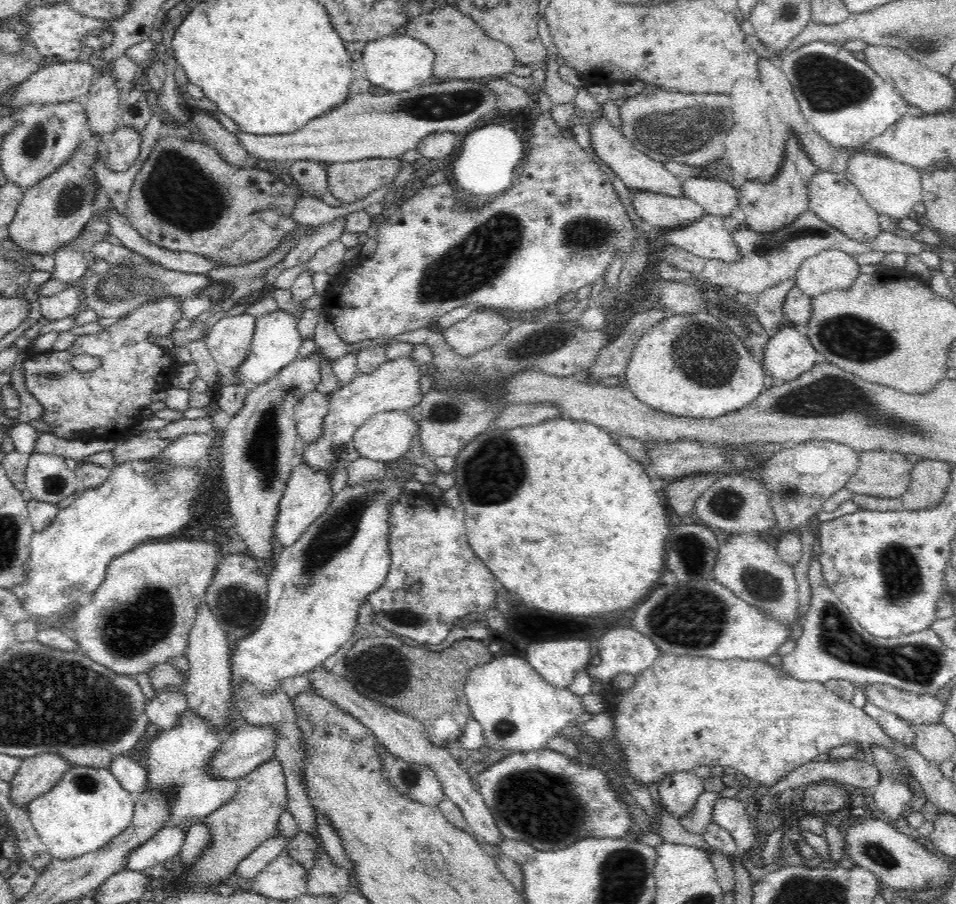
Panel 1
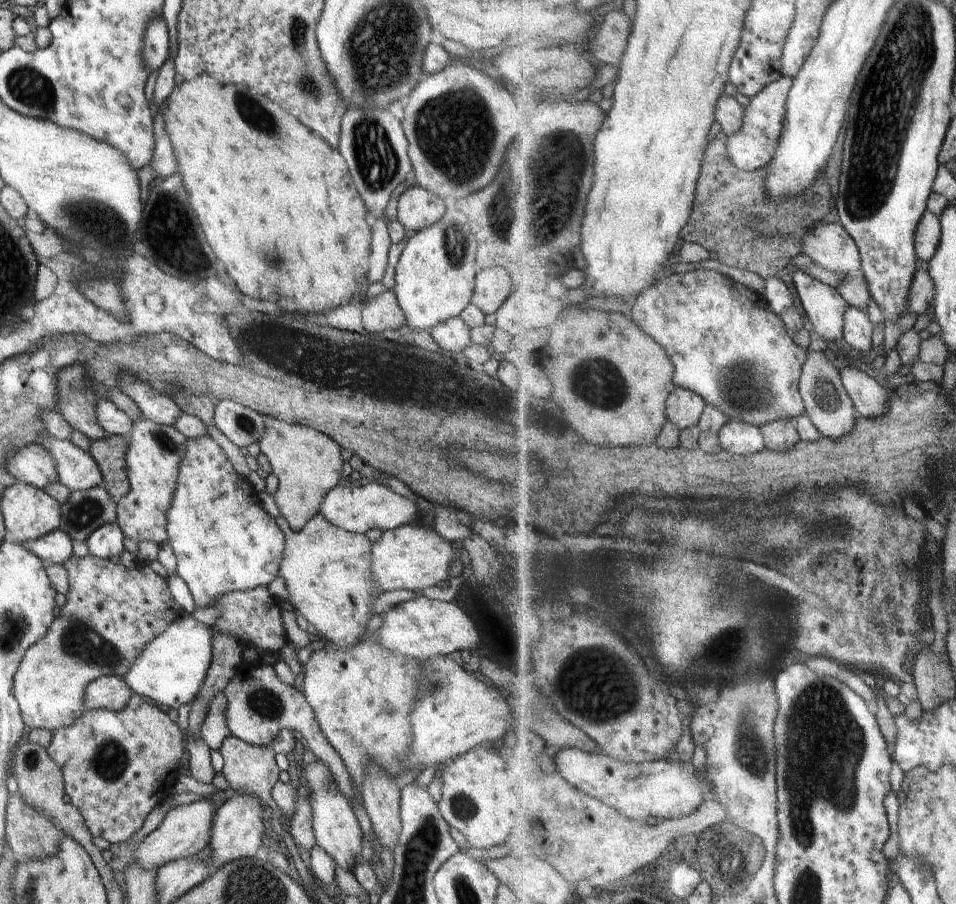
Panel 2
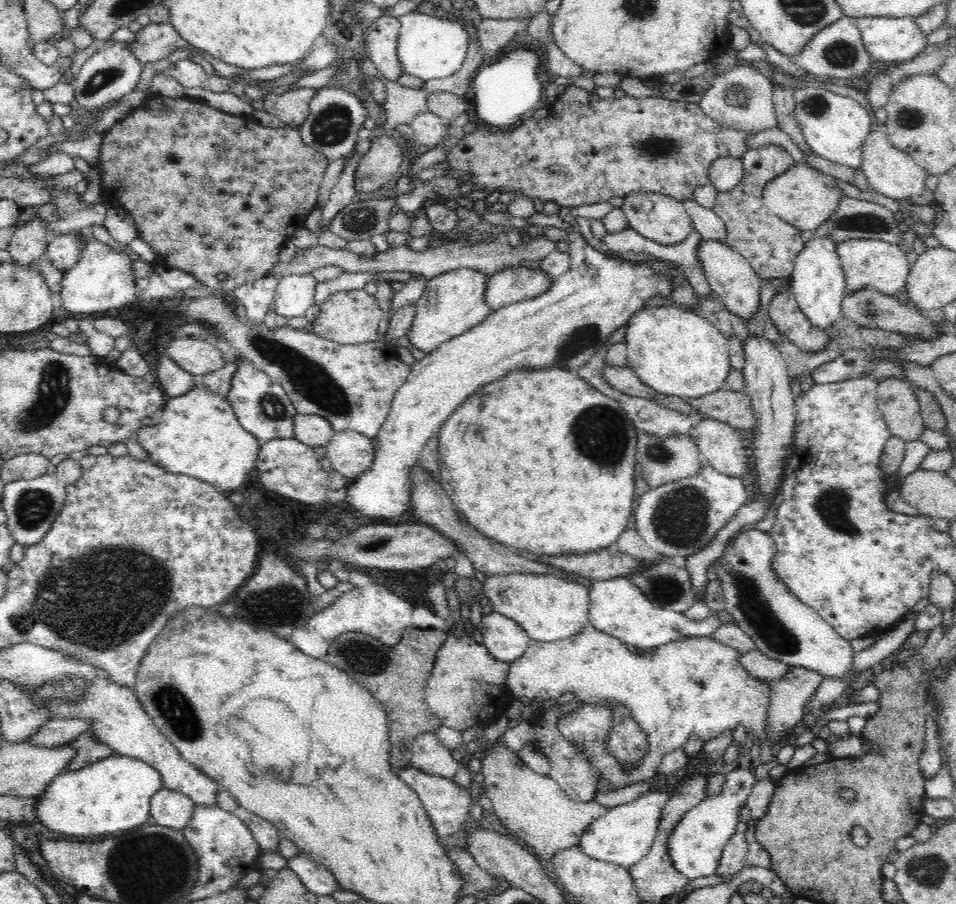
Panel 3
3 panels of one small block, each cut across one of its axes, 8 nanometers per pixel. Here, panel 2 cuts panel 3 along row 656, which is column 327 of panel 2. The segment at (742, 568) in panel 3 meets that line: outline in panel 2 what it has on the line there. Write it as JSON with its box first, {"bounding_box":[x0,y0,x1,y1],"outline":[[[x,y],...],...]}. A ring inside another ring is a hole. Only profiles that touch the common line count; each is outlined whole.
{"bounding_box":[302,761,363,872],"outline":[[[322,761],[304,765],[302,782],[309,788],[312,807],[312,826],[316,845],[325,850],[342,870],[353,872],[357,856],[363,849],[363,832],[348,799],[339,791],[331,771]]]}

